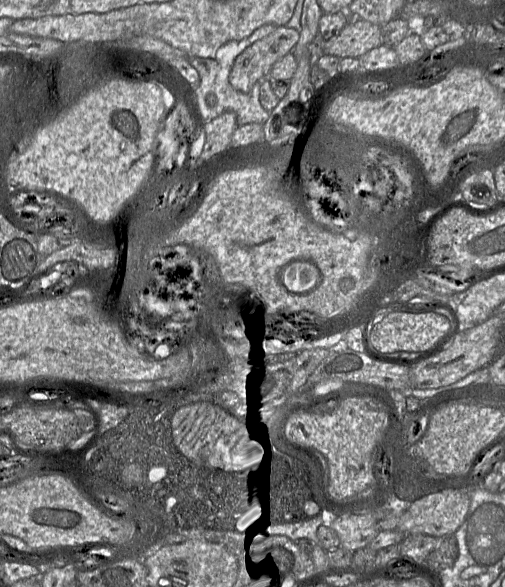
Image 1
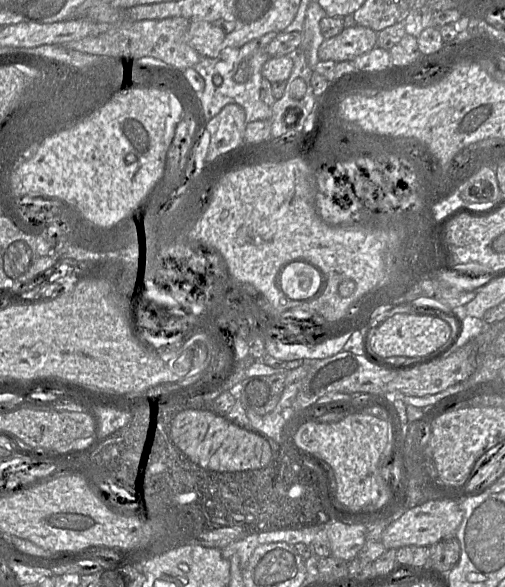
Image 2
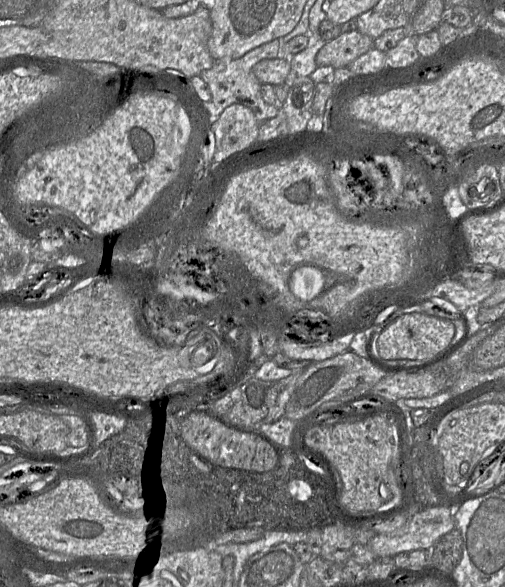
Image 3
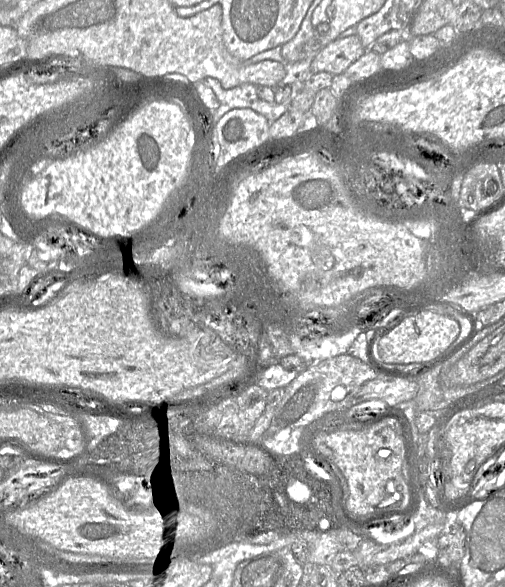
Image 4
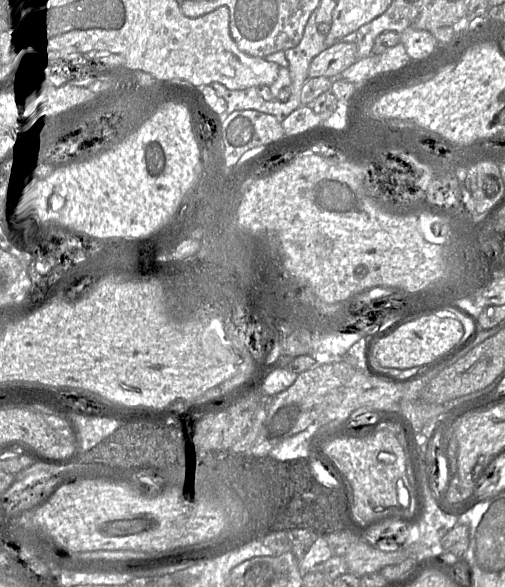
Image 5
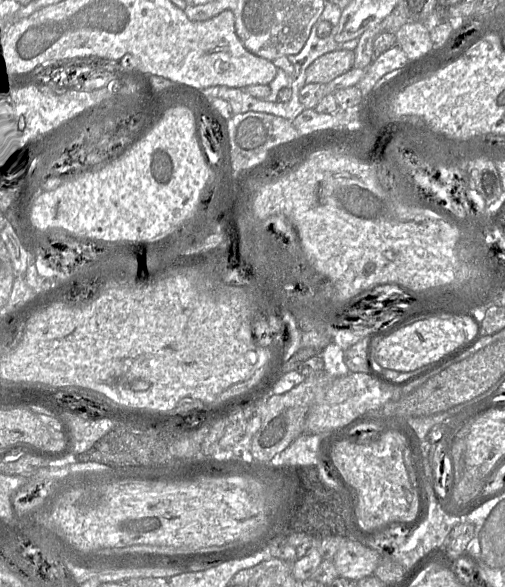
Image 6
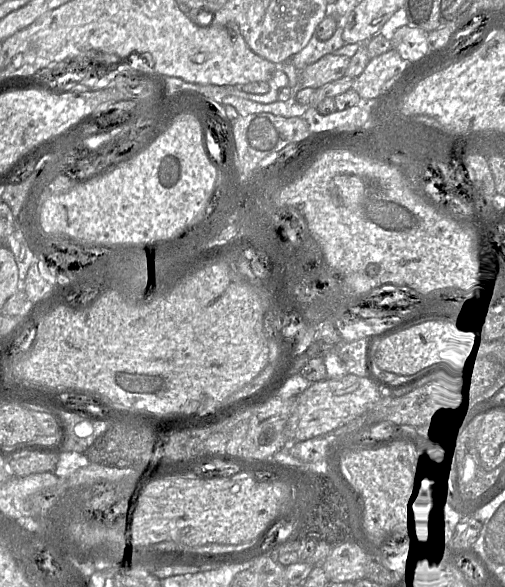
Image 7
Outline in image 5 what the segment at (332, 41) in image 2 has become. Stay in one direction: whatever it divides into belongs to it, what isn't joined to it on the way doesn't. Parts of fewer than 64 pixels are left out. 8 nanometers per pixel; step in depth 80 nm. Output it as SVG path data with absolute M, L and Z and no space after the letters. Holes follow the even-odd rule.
M336 42L315 56L308 69L308 78L336 78L358 60L356 42Z

